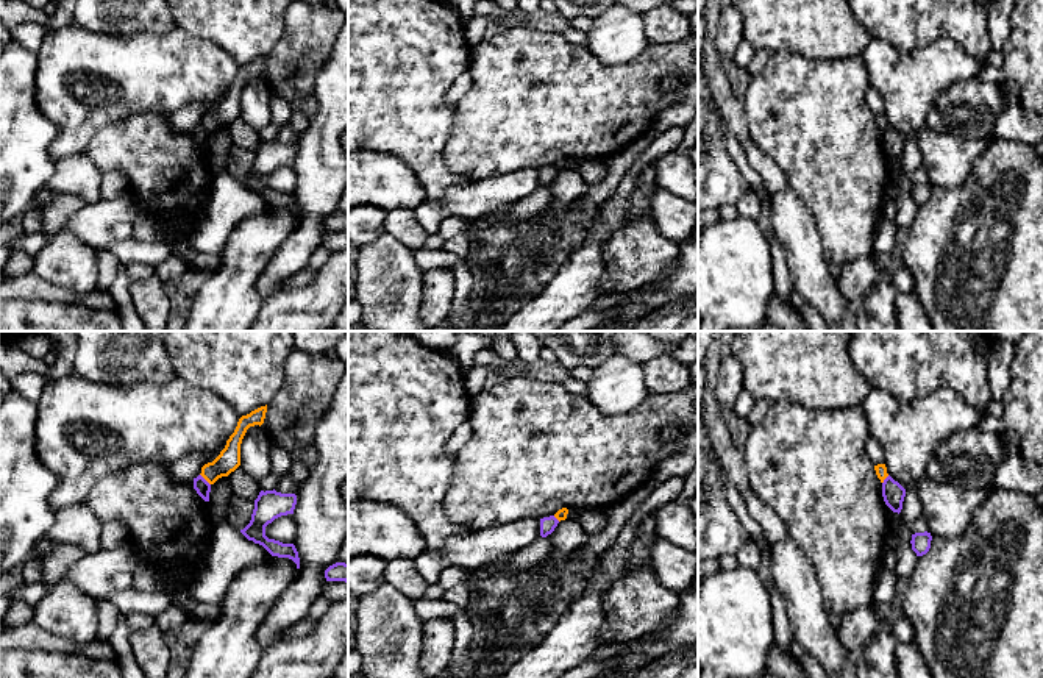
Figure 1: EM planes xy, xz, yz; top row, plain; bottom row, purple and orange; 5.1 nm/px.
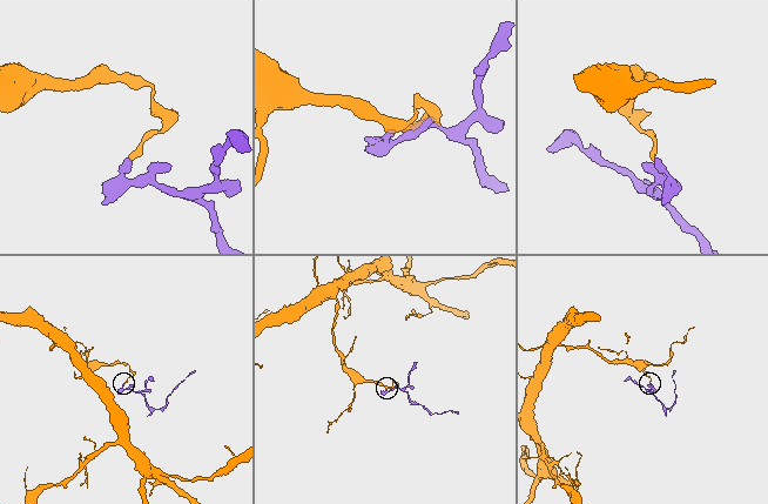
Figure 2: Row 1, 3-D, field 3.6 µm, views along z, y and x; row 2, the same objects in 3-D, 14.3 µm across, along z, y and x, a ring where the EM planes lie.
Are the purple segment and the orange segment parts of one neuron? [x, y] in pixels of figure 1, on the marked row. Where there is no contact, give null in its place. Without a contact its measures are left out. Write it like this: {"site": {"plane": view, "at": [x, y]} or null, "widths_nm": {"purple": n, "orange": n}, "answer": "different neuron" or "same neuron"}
{"site": {"plane": "xy", "at": [205, 480]}, "widths_nm": {"purple": 80, "orange": 120}, "answer": "different neuron"}

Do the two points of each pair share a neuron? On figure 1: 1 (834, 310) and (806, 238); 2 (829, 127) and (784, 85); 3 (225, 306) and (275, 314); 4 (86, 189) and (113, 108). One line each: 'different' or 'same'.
1: same
2: same
3: different
4: different

